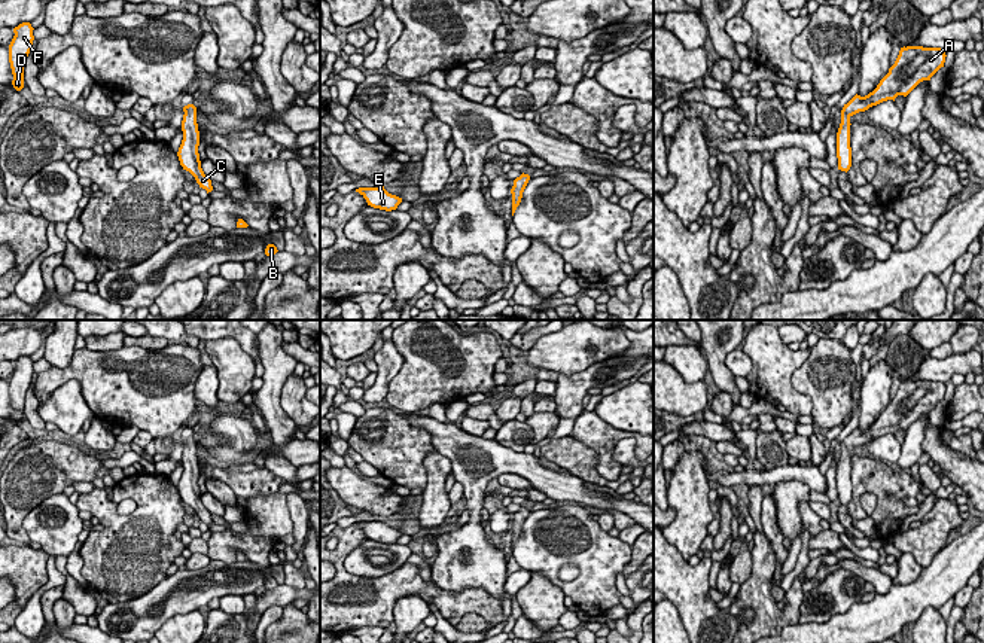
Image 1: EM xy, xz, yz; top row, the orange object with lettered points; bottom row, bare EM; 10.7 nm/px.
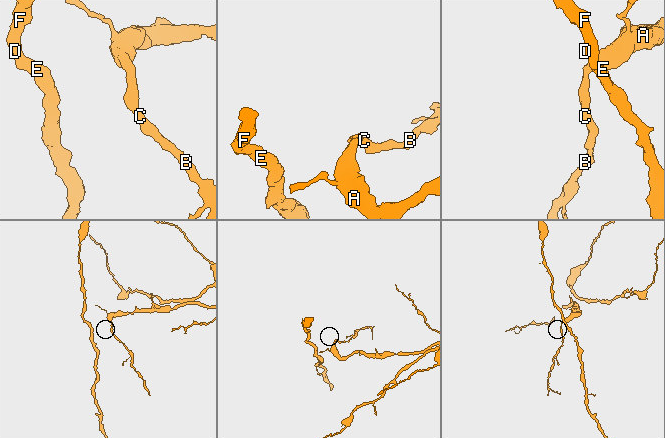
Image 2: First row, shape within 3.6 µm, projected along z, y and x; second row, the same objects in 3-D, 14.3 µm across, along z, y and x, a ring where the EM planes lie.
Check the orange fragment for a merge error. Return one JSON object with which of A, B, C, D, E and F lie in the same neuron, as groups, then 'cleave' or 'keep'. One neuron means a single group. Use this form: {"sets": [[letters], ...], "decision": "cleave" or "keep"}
{"sets": [["A", "B", "C", "D", "E", "F"]], "decision": "keep"}

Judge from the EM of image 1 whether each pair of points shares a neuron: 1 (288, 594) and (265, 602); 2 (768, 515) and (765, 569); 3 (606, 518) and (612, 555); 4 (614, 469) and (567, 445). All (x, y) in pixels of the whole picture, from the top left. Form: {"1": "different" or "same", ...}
{"1": "same", "2": "different", "3": "different", "4": "different"}

